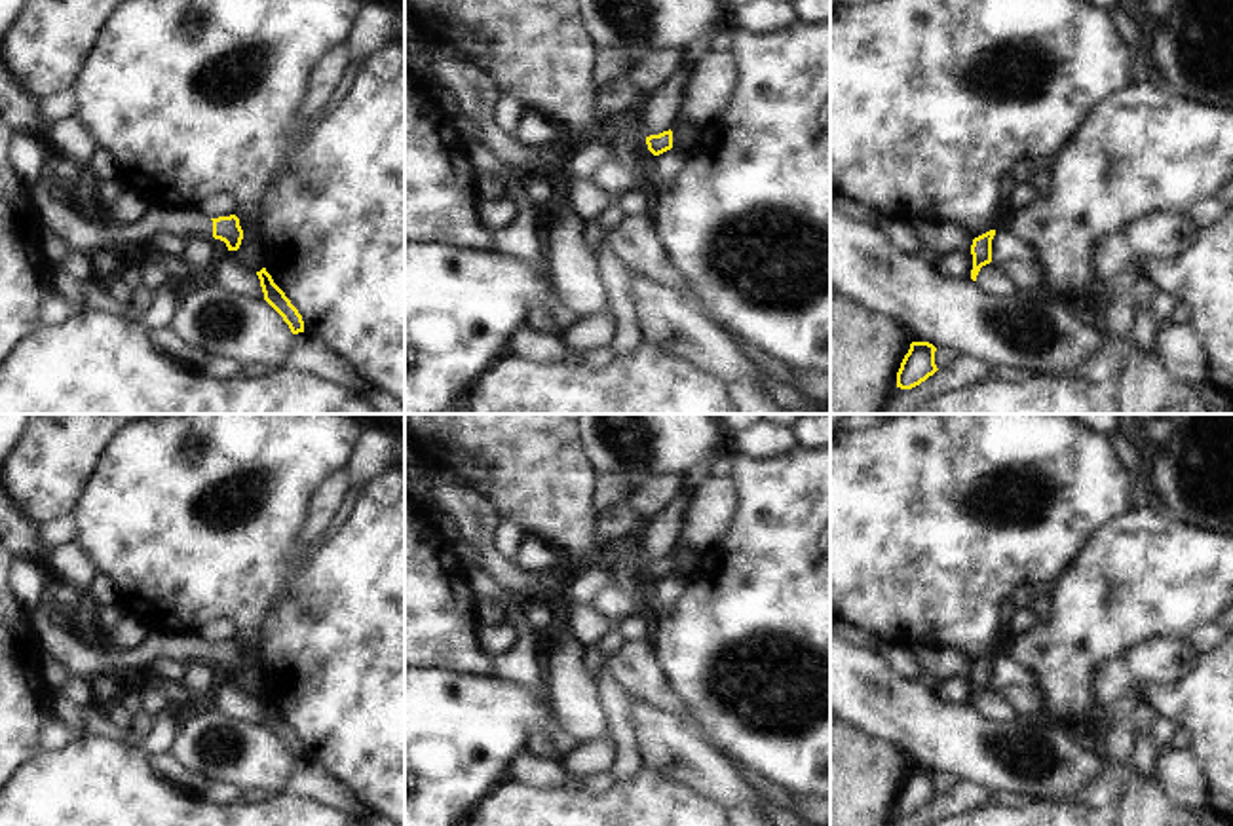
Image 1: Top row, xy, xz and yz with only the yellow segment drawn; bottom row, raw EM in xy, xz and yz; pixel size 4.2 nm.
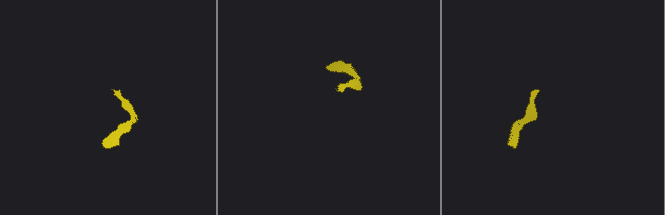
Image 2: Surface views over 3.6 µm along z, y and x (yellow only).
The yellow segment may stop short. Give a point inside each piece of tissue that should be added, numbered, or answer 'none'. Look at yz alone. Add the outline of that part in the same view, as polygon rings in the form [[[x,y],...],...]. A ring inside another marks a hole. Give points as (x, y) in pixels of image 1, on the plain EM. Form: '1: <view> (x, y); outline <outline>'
none

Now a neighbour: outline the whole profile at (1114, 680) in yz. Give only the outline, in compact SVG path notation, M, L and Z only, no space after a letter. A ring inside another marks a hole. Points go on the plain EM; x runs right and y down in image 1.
M1111 657L1100 665L1096 676L1096 687L1102 701L1102 706L1111 704L1113 701L1129 695L1134 678L1130 674L1129 663L1125 657Z

